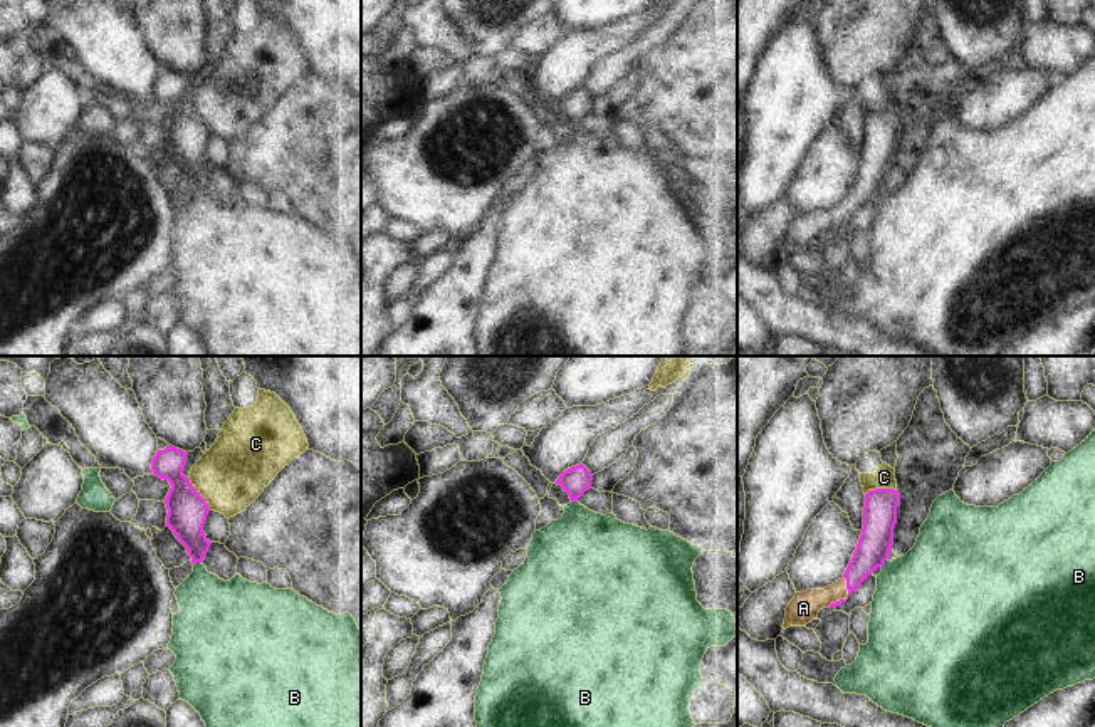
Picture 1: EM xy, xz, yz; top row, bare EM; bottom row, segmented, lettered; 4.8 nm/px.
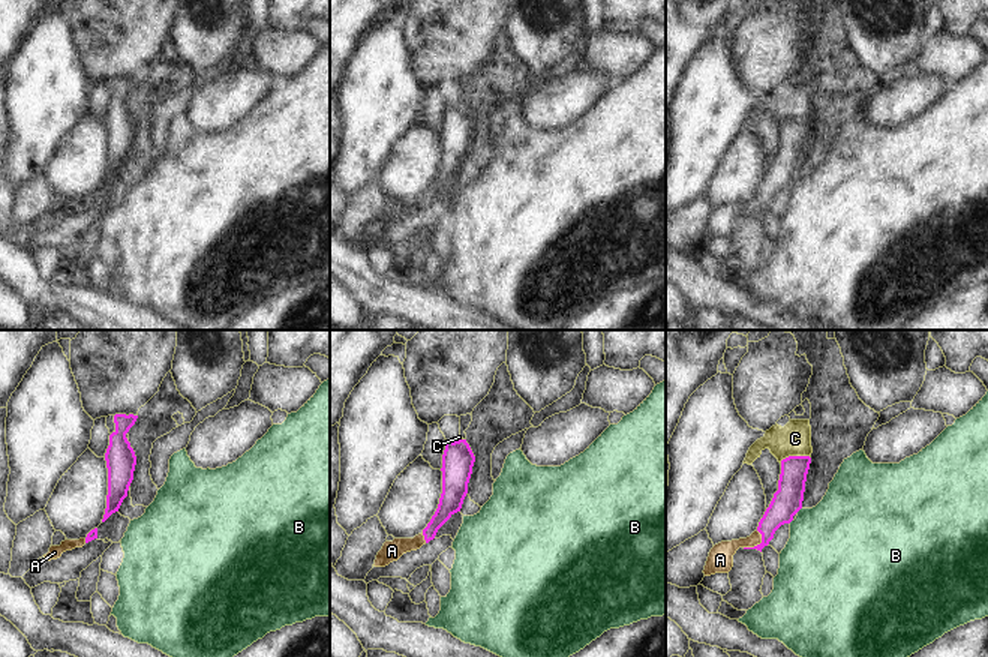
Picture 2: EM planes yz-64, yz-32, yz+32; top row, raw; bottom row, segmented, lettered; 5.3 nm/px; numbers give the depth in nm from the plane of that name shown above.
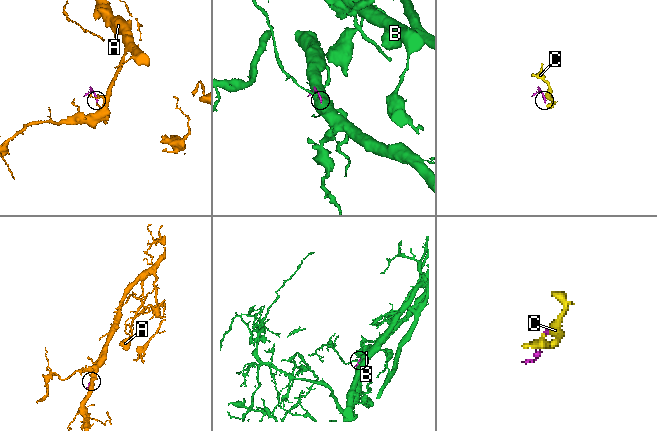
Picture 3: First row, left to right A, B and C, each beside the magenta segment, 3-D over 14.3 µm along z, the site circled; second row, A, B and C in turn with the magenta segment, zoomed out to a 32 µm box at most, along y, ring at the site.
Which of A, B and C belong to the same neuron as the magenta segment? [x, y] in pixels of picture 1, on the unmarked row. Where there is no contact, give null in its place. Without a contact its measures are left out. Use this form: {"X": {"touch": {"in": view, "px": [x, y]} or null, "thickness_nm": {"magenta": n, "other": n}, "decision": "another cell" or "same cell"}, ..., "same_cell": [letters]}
{"A": {"touch": {"in": "yz", "px": [848, 219]}, "thickness_nm": {"magenta": 160, "other": 150}, "decision": "same cell"}, "B": {"touch": {"in": "xy", "px": [197, 185]}, "thickness_nm": {"magenta": 190, "other": 300}, "decision": "another cell"}, "C": {"touch": {"in": "xy", "px": [199, 118]}, "thickness_nm": {"magenta": 190, "other": 320}, "decision": "another cell"}, "same_cell": ["A"]}

